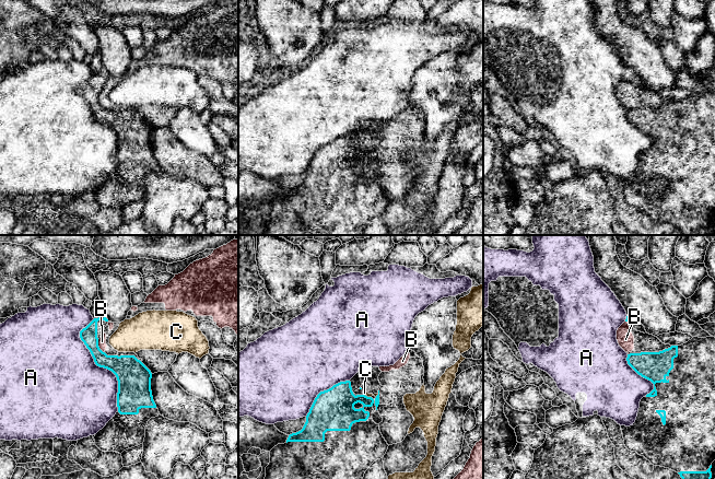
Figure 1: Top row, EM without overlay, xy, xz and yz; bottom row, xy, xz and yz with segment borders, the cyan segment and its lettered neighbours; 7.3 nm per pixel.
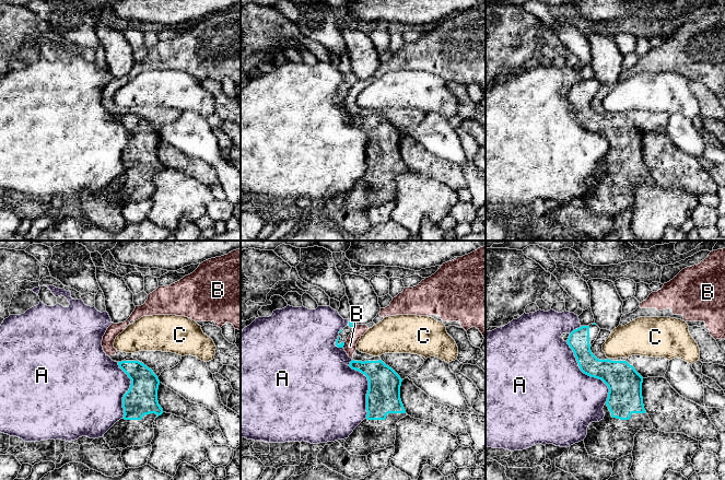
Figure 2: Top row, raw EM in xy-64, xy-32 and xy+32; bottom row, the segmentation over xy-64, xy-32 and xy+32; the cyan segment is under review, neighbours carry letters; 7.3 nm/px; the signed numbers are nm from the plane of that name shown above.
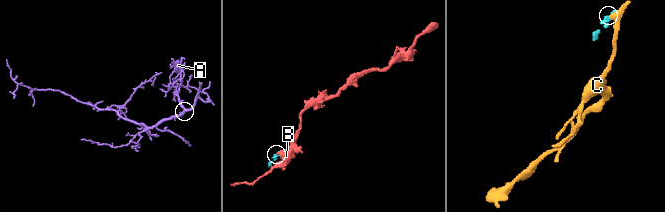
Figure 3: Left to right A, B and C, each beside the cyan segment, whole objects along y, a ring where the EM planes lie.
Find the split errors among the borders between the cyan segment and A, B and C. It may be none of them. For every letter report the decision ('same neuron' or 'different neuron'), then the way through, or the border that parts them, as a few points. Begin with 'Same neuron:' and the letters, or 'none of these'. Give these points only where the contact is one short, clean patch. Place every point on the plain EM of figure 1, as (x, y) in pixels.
Same neuron: none of these
A: different neuron
B: different neuron | along xy (97, 94), (97, 101), (104, 107)
C: different neuron | along xz (363, 149), (371, 152)

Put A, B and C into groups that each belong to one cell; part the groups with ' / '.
A / B / C

